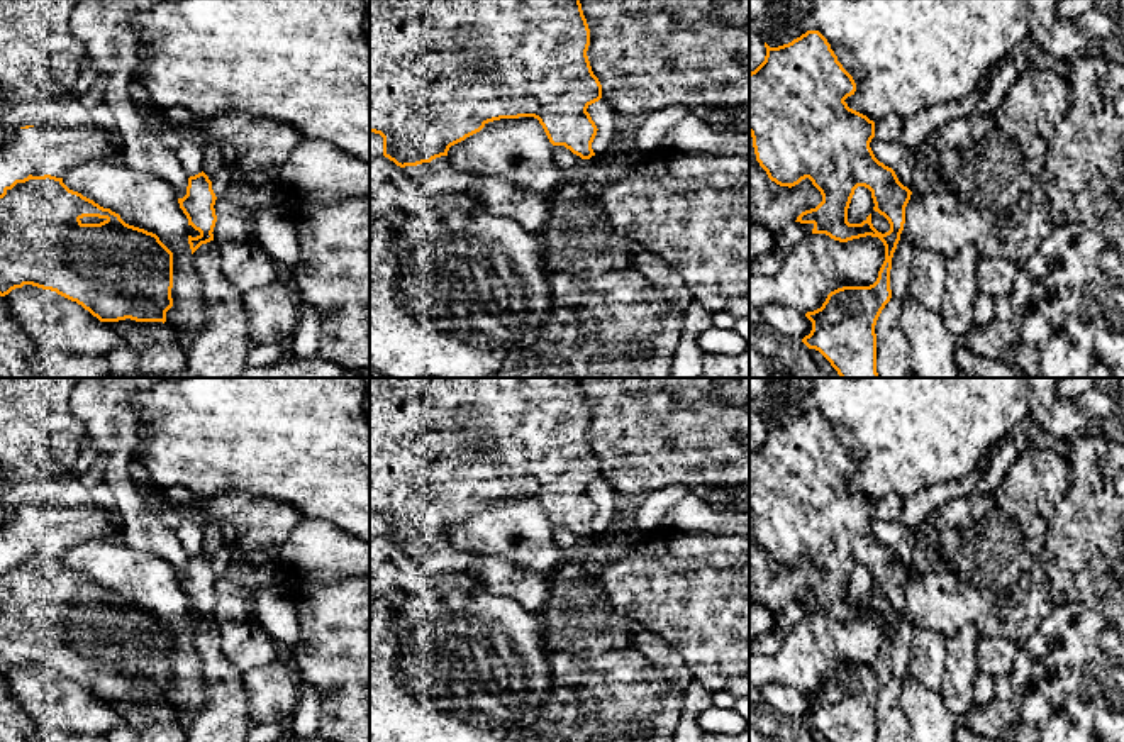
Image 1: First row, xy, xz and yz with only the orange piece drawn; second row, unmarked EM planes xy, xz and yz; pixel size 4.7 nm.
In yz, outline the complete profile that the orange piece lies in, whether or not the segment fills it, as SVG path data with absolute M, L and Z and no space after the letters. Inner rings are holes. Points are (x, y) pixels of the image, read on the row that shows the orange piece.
M807 30L778 47L765 42L765 47L765 61L749 73L749 134L756 161L780 186L792 188L809 178L821 191L822 202L795 220L812 224L812 234L826 234L839 242L871 235L885 246L885 261L876 281L870 286L843 286L831 291L821 308L805 313L812 330L802 342L819 351L841 378L878 378L875 325L892 298L892 257L904 230L905 207L912 191L899 181L892 168L875 158L870 147L875 122L844 102L854 95L856 83L819 30ZM858 186L871 191L873 210L888 220L888 232L882 234L873 227L871 213L861 224L848 222L848 208Z

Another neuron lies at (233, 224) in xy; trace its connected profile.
M237 195L217 197L215 200L217 222L214 239L222 242L242 242L251 237L251 208Z

